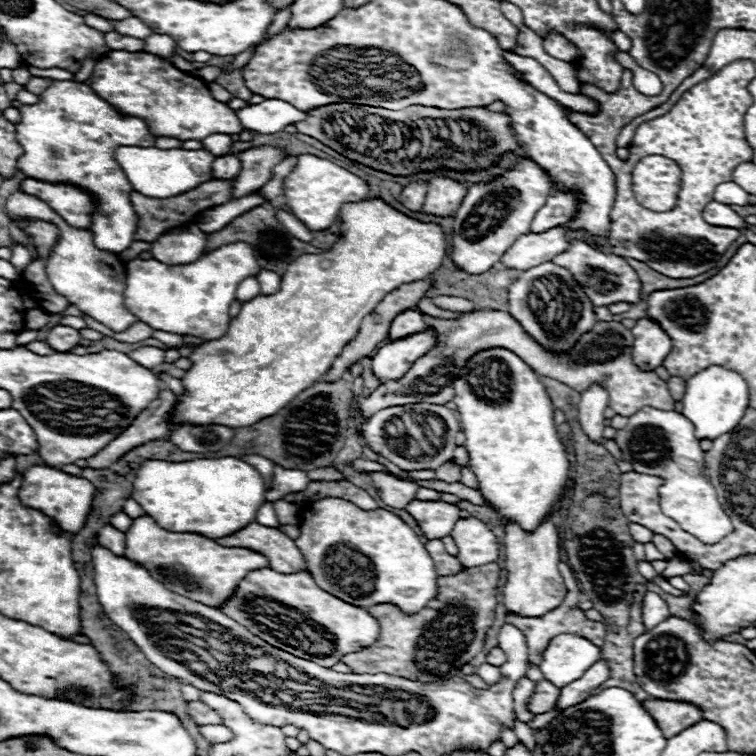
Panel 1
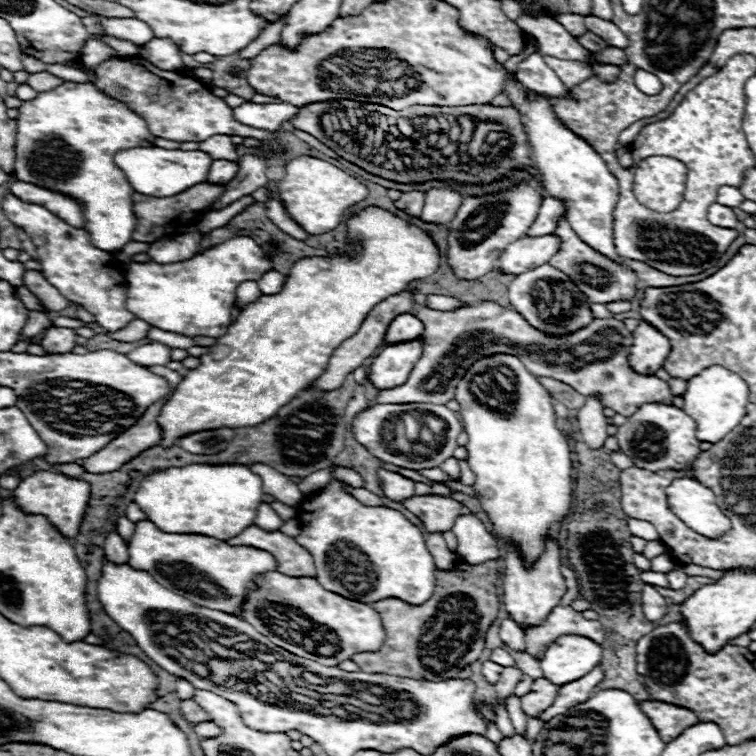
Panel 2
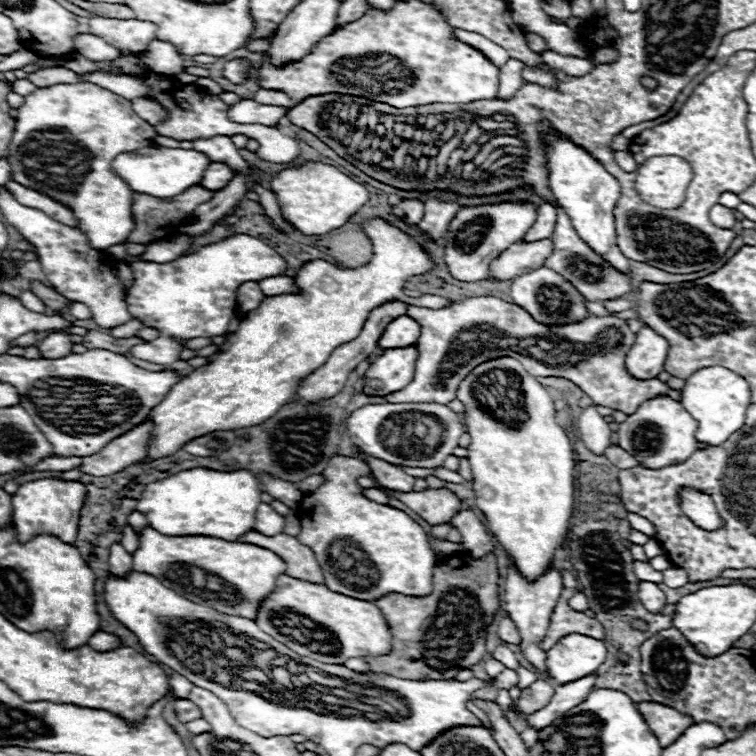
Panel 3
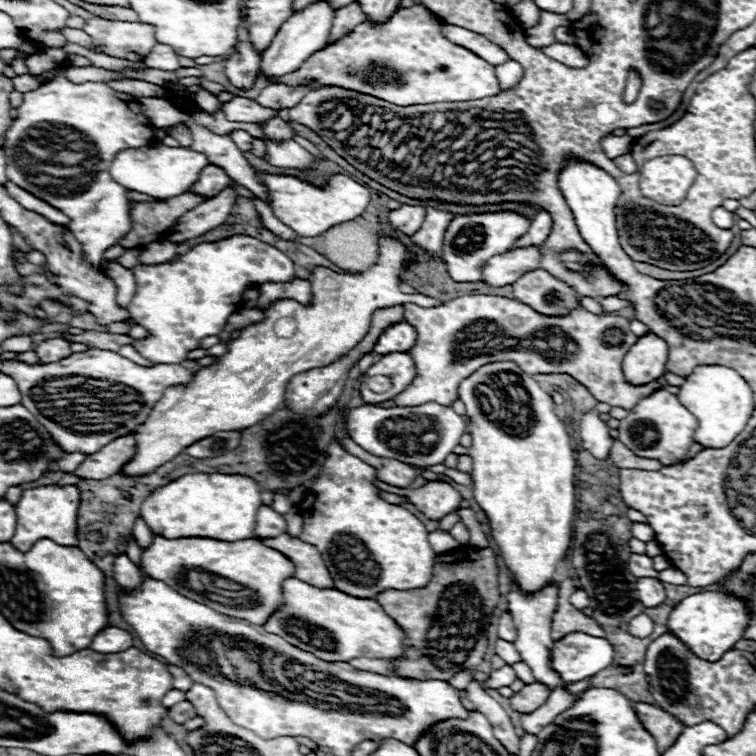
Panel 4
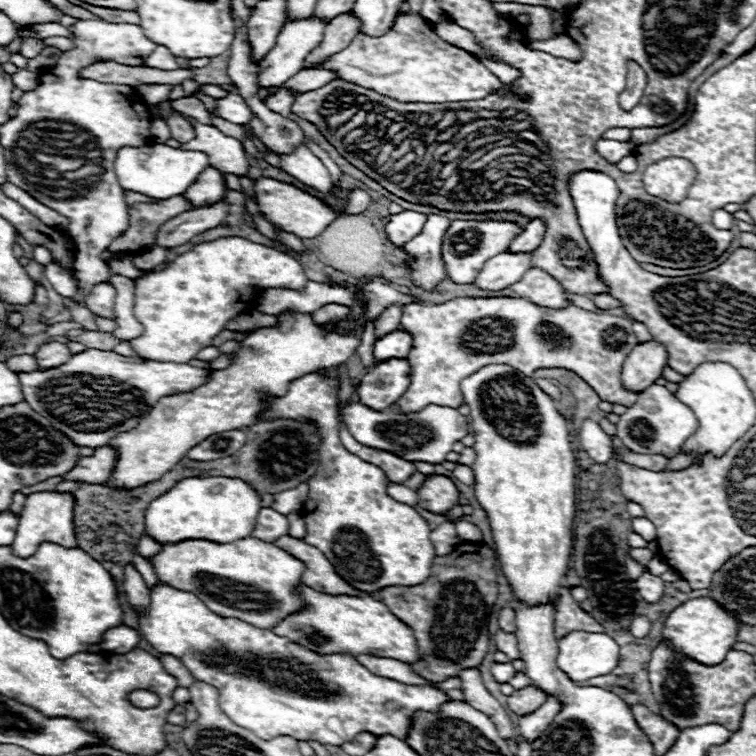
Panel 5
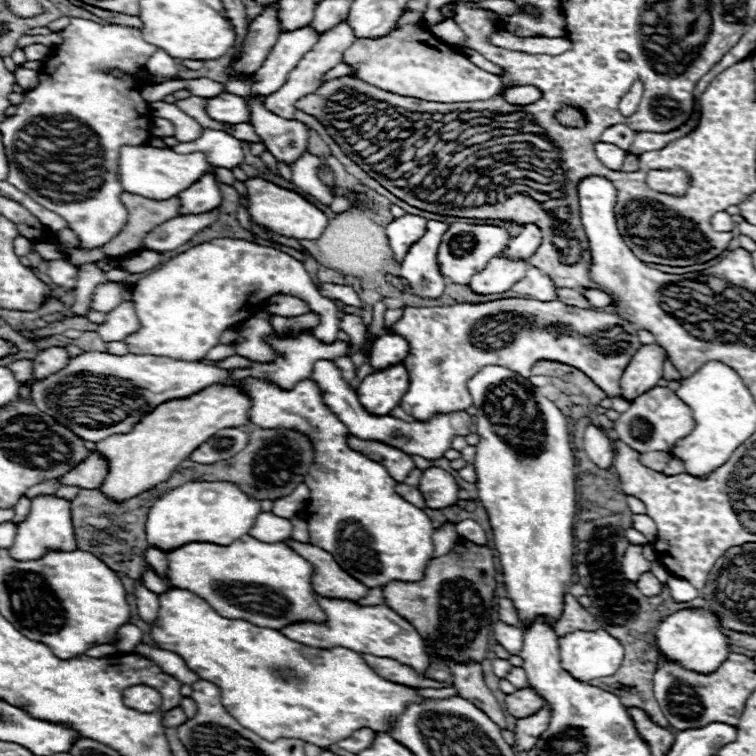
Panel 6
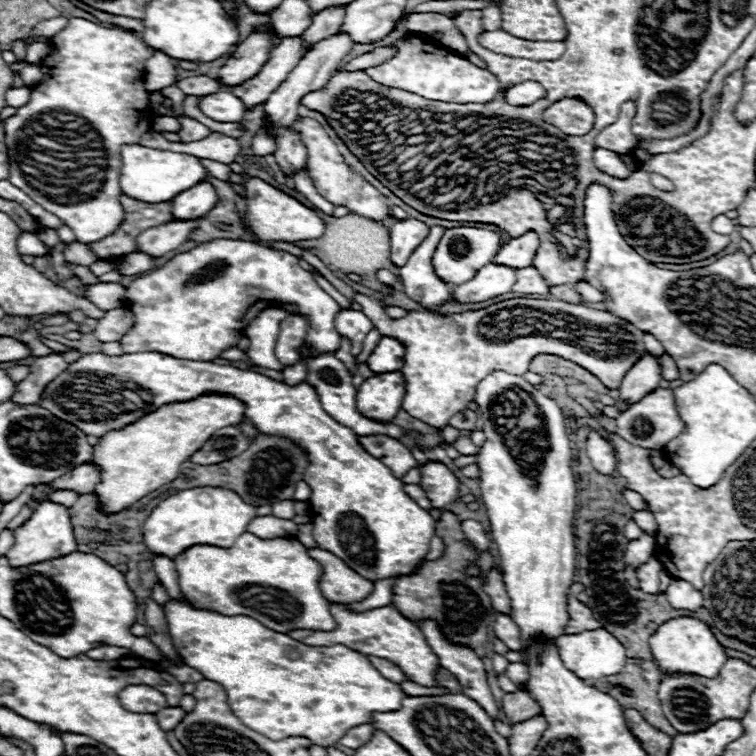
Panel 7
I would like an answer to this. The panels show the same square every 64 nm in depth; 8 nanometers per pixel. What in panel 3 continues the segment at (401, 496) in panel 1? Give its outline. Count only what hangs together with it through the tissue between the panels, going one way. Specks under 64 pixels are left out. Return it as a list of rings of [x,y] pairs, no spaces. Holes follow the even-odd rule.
[[[368,456],[368,464],[374,472],[374,478],[386,488],[386,490],[392,490],[392,492],[412,492],[412,486],[414,486],[414,476],[402,472],[400,466],[394,466],[394,464],[388,464],[384,460],[378,460],[378,458],[372,458]]]

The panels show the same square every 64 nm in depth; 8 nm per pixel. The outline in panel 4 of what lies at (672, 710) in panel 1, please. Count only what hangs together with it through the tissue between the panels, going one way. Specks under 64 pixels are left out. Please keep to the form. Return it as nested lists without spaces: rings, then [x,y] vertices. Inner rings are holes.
[[[636,702],[634,710],[636,710],[640,722],[644,724],[644,728],[654,736],[660,752],[670,748],[676,742],[676,738],[680,736],[680,732],[684,730],[684,724],[680,724],[680,720],[676,720],[676,716],[672,716],[670,712],[664,712],[662,708],[658,708],[654,704]]]

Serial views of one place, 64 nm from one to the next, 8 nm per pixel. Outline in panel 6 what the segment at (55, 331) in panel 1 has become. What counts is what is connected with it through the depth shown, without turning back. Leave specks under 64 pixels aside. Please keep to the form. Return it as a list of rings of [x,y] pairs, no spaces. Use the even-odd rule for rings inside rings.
[[[50,346],[44,348],[42,352],[38,352],[38,356],[34,358],[34,378],[44,378],[52,372],[58,372],[60,368],[64,368],[64,364],[68,364],[70,356],[66,352],[64,346]]]

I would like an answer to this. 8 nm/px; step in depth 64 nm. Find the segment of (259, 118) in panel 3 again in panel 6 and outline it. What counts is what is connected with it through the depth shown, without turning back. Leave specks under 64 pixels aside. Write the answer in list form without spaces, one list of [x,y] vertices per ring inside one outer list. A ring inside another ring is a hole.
[[[228,92],[216,98],[208,98],[206,112],[210,118],[218,122],[230,122],[230,124],[248,122],[248,104],[242,100],[242,96],[234,96]]]

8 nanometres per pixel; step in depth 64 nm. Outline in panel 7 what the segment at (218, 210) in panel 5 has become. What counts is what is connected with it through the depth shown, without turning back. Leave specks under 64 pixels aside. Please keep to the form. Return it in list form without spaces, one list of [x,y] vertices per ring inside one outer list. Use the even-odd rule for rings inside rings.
[[[200,218],[168,222],[168,224],[160,224],[160,228],[150,228],[148,232],[142,232],[136,238],[138,252],[146,252],[154,258],[164,256],[166,252],[184,244],[190,238],[192,230],[198,228],[198,224],[200,224]]]

